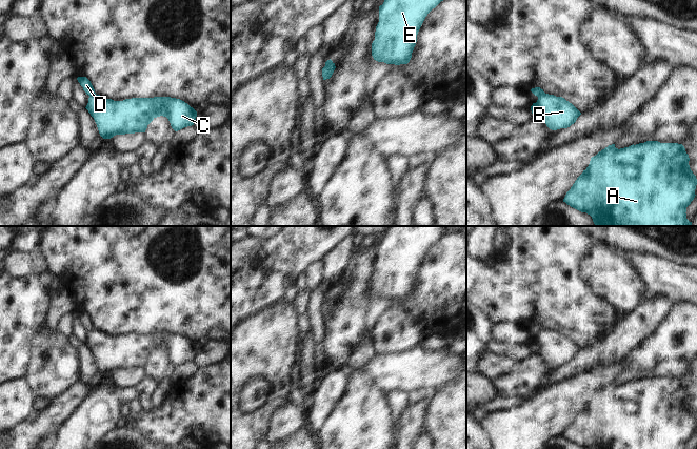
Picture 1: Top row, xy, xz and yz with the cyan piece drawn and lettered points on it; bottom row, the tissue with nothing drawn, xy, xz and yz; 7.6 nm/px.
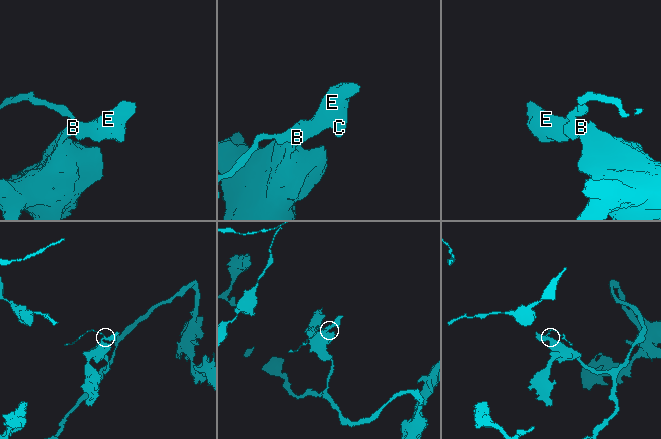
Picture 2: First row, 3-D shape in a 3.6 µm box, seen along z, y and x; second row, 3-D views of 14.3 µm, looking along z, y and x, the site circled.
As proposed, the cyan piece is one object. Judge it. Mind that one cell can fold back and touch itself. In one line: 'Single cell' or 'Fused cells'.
Fused cells

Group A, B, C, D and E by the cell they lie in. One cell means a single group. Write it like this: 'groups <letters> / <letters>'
groups A B C E / D

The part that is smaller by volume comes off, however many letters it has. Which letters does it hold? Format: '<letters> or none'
D

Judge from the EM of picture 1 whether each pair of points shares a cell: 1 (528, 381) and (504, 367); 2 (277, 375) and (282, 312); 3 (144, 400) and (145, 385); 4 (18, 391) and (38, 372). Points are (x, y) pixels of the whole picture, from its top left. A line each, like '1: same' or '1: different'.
1: different
2: same
3: same
4: different

